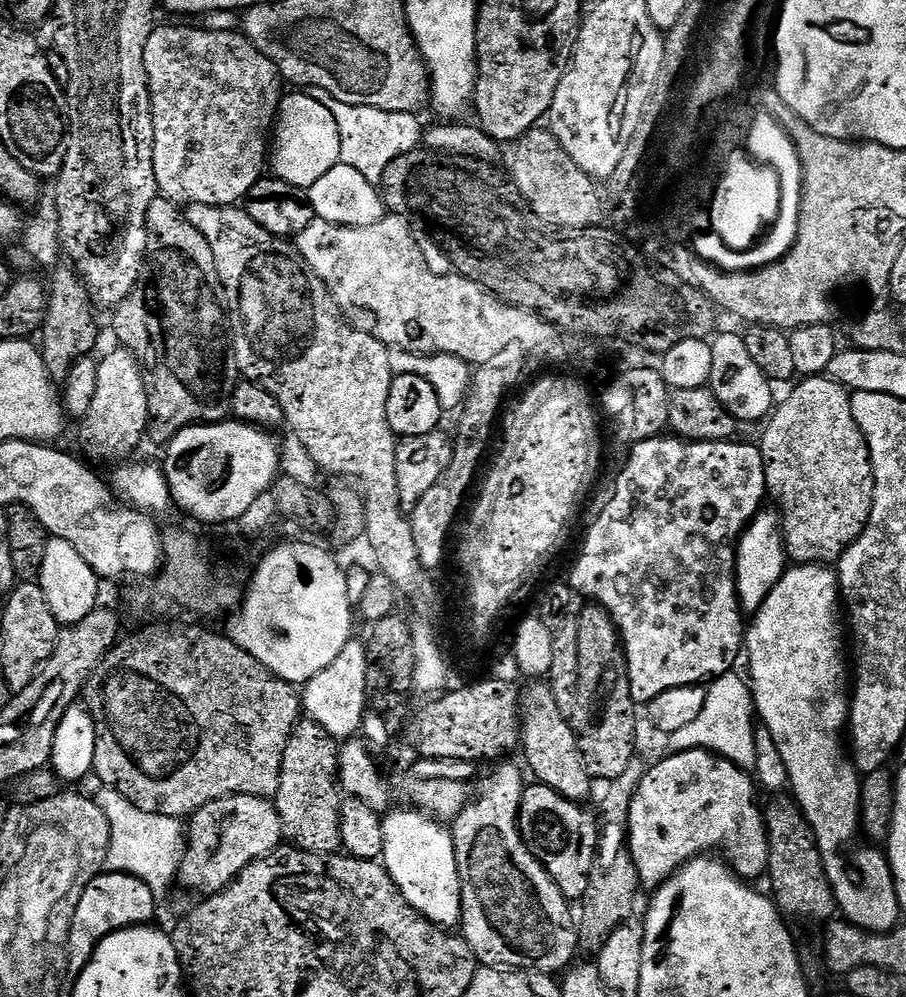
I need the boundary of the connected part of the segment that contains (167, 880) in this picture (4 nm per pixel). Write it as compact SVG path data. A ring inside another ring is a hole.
M112 788L98 790L94 799L110 822L111 844L105 869L137 877L147 883L158 902L164 901L179 873L184 849L183 823L174 817L144 812Z

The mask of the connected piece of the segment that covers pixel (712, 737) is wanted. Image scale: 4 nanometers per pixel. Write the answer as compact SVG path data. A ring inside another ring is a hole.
M736 670L727 672L724 676L715 677L707 685L706 702L698 718L694 718L694 722L687 726L682 726L682 730L671 733L672 752L689 752L692 748L704 748L708 752L715 752L717 756L733 760L742 769L755 769L756 733L752 689L749 681L738 673Z

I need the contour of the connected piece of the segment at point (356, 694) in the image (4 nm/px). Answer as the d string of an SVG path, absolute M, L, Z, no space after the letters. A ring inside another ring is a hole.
M352 638L334 662L310 678L302 688L302 708L307 719L337 738L352 738L361 731L368 703L366 686L366 649L359 639Z

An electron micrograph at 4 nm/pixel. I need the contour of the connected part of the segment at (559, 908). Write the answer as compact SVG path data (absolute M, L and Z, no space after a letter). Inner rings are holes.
M504 763L495 765L497 768L484 780L480 797L469 799L450 824L461 882L462 935L485 968L563 973L577 959L577 921L562 890L558 890L550 874L524 844L520 833L520 803L526 787L525 773Z

